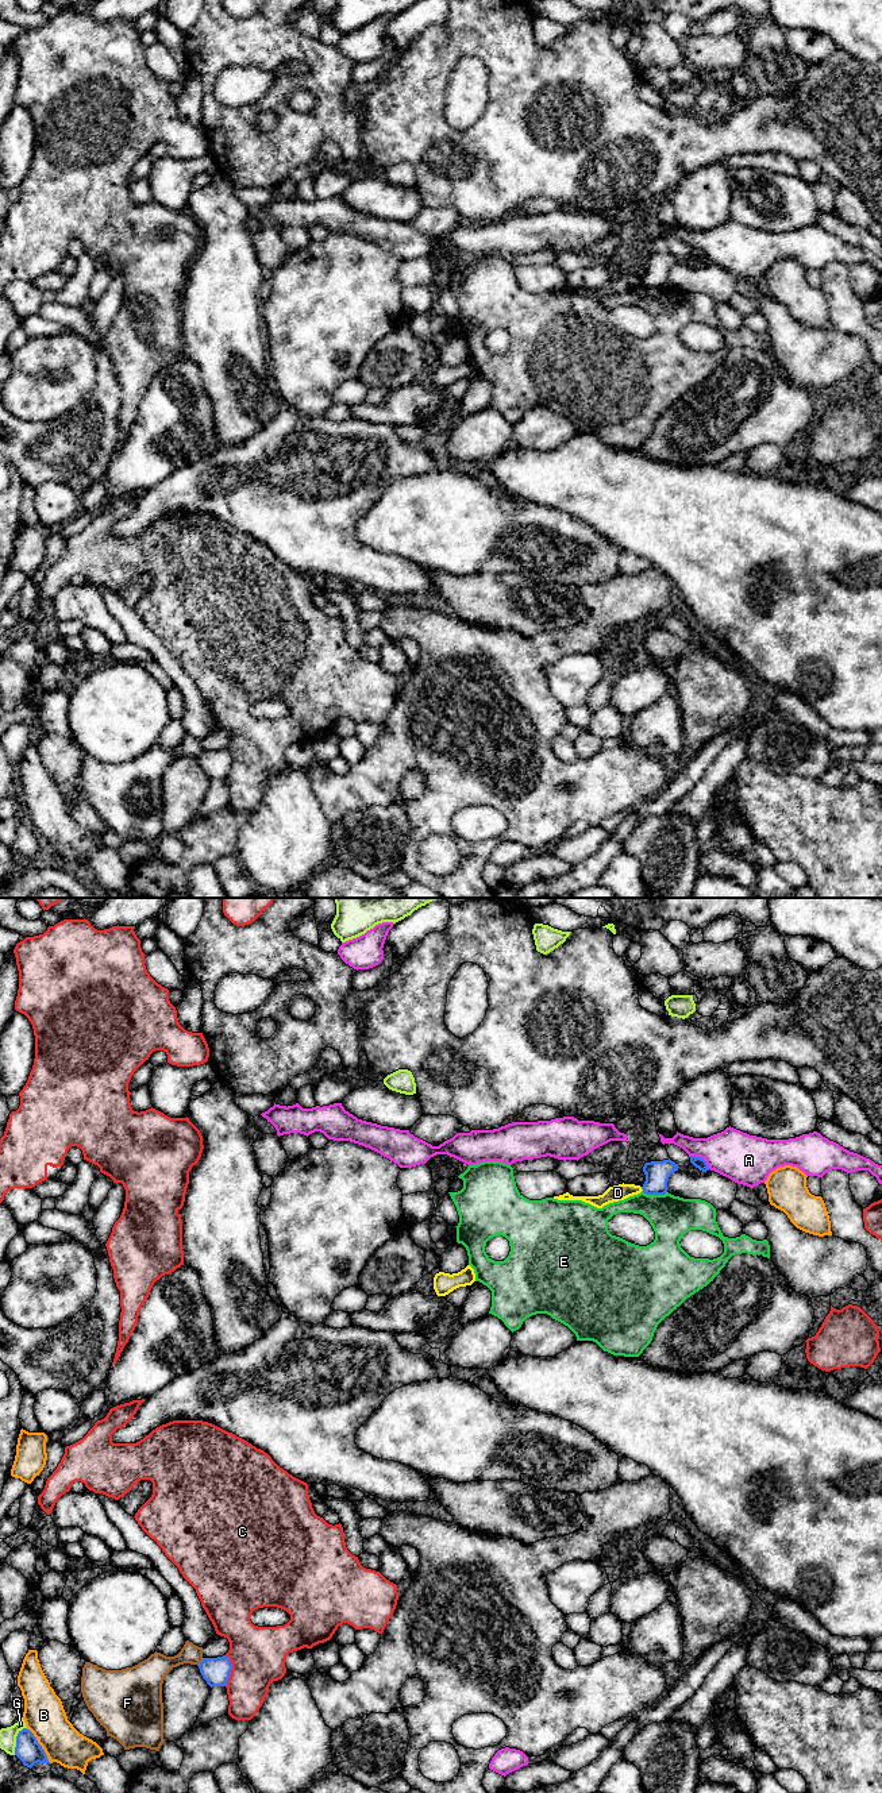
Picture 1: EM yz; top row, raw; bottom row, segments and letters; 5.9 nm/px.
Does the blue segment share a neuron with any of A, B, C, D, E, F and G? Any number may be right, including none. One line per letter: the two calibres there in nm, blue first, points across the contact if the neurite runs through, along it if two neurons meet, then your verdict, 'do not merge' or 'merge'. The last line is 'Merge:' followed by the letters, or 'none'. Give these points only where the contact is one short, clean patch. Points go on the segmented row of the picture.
A: 70/280 nm | do not merge
B: 150/240 nm | do not merge
C: 160/340 nm | do not merge
D: 140/100 nm | along yz (640, 1187), (643, 1190) | do not merge
E: 140/260 nm | do not merge
F: 160/140 nm | do not merge
G: 150/100 nm | do not merge
Merge: none

